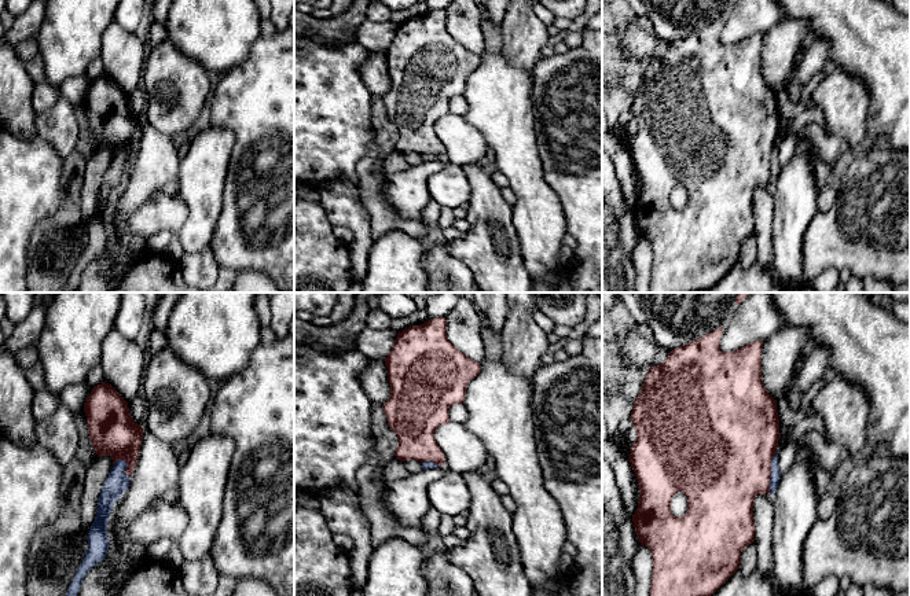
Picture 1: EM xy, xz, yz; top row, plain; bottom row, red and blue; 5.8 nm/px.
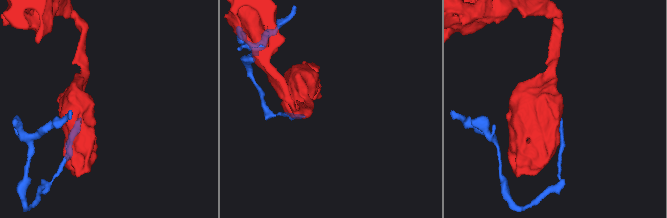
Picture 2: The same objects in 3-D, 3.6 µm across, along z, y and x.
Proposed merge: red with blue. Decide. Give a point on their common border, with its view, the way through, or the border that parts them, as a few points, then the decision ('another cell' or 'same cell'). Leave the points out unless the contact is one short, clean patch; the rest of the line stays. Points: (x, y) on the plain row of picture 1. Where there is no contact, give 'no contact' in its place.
meets red in yz at (770, 165); border along yz (777, 144), (771, 153), (769, 184); another cell

